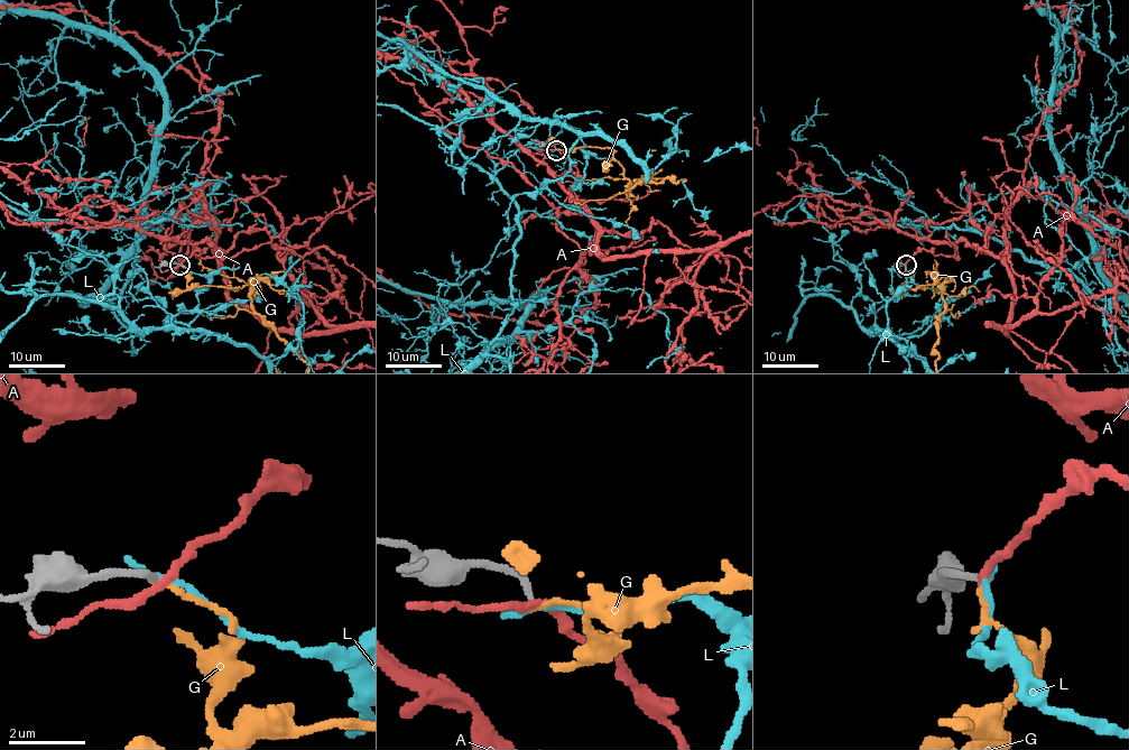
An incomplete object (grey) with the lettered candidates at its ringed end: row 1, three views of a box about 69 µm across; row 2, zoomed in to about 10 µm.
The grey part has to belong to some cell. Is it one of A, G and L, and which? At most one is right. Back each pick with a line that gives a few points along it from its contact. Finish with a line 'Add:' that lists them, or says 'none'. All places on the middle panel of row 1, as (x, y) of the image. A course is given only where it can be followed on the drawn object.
Add: none

